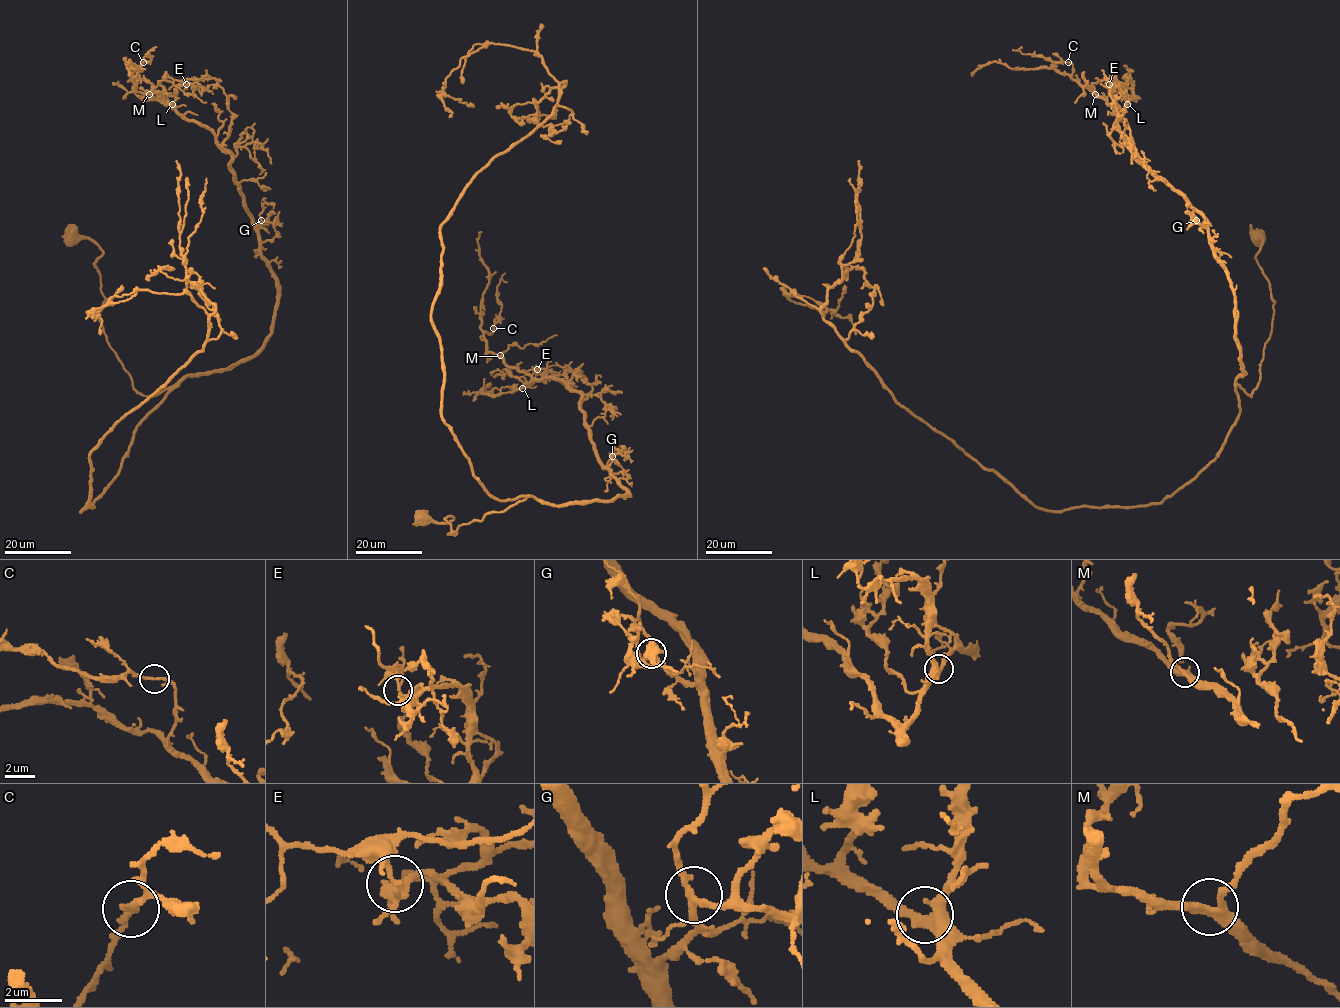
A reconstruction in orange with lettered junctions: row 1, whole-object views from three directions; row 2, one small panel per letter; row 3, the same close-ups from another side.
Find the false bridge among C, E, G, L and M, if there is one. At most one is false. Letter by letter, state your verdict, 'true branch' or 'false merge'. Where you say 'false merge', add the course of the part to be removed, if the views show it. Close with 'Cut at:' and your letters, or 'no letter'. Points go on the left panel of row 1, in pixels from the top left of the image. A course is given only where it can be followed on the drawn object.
C: true branch
E: false merge; foreign part runs (187, 84), (187, 79), (198, 79), (206, 75), (214, 78), (227, 97), (228, 109)
G: true branch
L: true branch
M: true branch
Cut at: E

